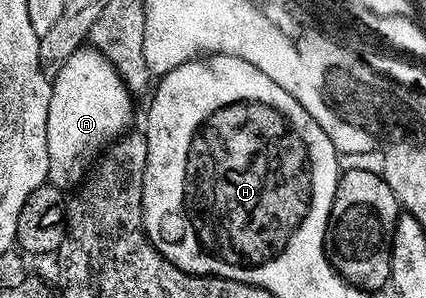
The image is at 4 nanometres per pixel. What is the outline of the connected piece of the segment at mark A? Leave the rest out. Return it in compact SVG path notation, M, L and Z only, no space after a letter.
M96 49L75 52L52 84L49 183L69 193L80 188L106 150L132 128L134 96L117 66Z

